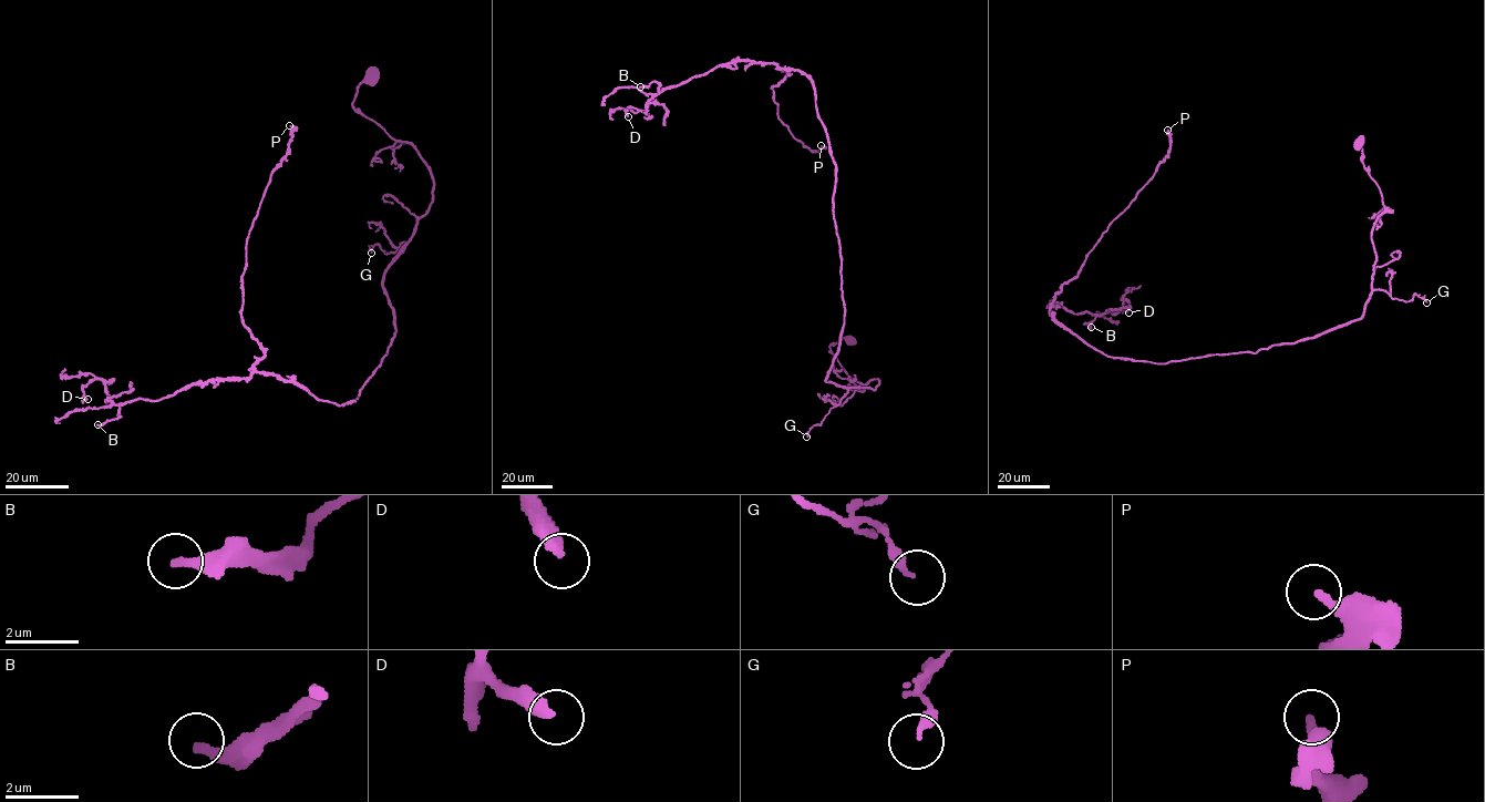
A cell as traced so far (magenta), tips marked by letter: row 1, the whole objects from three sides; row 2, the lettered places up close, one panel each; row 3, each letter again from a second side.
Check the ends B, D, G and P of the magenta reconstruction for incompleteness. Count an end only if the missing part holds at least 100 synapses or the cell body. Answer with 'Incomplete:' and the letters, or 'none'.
Incomplete: none

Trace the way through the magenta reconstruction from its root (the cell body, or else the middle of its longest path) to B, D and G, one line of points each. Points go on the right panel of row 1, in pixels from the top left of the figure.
B: (1360, 144), (1385, 209), (1359, 319), (1255, 353), (1155, 363), (1106, 356), (1049, 306), (1092, 314), (1091, 327)
D: (1360, 144), (1385, 209), (1359, 319), (1155, 363), (1106, 356), (1049, 306), (1115, 314), (1124, 295), (1128, 312)
G: (1360, 144), (1385, 209), (1372, 228), (1372, 288), (1406, 301), (1414, 294), (1426, 302)

